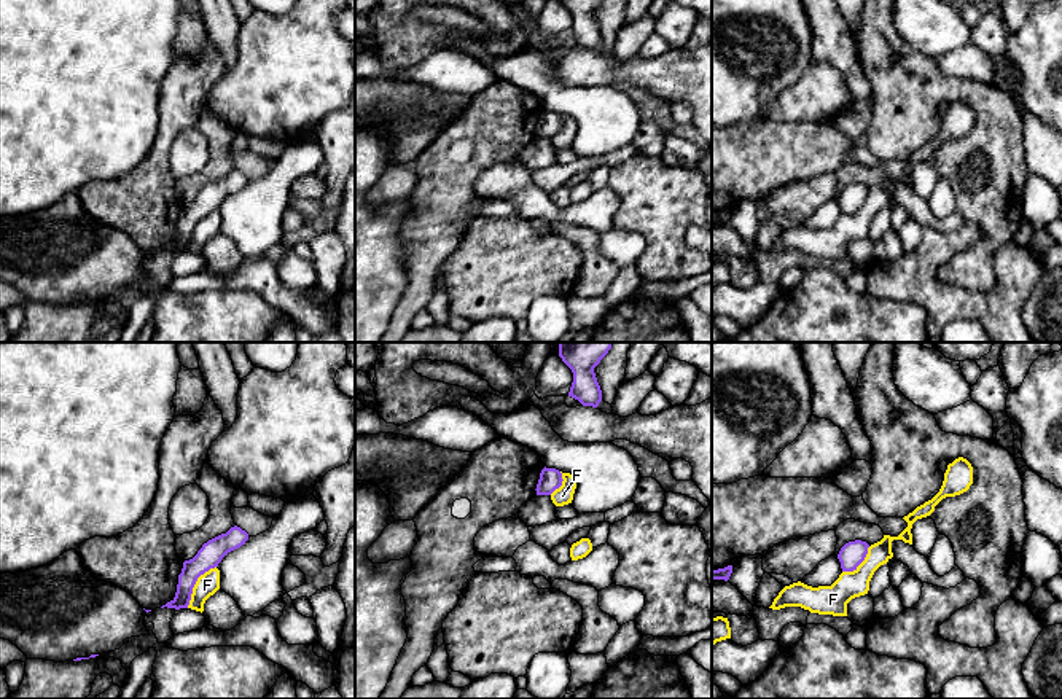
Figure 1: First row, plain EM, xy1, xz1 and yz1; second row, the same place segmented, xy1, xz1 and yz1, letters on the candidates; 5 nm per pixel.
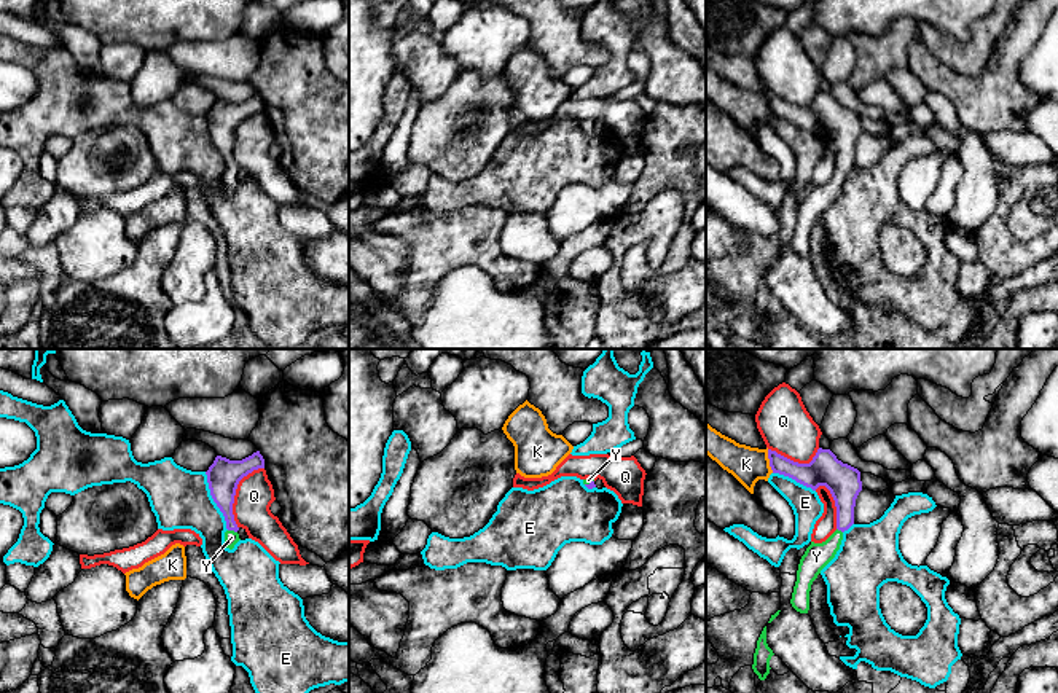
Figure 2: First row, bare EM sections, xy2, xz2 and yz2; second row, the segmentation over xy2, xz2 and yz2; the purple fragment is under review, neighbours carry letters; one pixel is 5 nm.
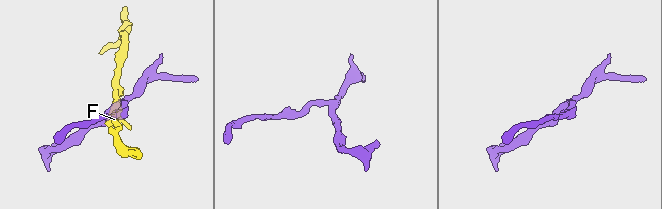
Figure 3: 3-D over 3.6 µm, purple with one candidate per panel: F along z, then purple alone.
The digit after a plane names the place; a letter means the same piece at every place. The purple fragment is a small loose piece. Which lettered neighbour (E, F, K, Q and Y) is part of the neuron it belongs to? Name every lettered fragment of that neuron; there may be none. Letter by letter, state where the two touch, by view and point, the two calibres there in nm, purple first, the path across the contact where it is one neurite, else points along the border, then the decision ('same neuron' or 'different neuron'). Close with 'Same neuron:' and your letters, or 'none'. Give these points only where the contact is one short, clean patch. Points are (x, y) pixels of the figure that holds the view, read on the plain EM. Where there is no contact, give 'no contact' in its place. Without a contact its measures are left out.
E: xy2 (214, 144) | 170/300 nm | different neuron
F: xy1 (195, 226) | 120/110 nm | along xy1 (215, 209), (198, 222), (187, 250) | different neuron
K: yz2 (770, 104) | 140/180 nm | along yz2 (767, 93), (773, 115) | different neuron
Q: xy2 (235, 136) | 170/190 nm | different neuron
Y: xy2 (233, 172) | 150/70 nm | across xy2 (223, 125), (225, 150), (233, 172), (231, 180) | same neuron
Same neuron: Y

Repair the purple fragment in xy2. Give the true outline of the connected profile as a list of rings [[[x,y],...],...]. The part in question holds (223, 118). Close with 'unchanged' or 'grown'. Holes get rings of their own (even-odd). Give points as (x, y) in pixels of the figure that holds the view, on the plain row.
[[[260,94],[242,104],[229,104],[217,99],[206,115],[210,139],[226,164],[225,188],[233,193],[239,182],[239,170],[234,164],[233,147],[239,124],[253,113],[264,112],[264,102]]] | grown

